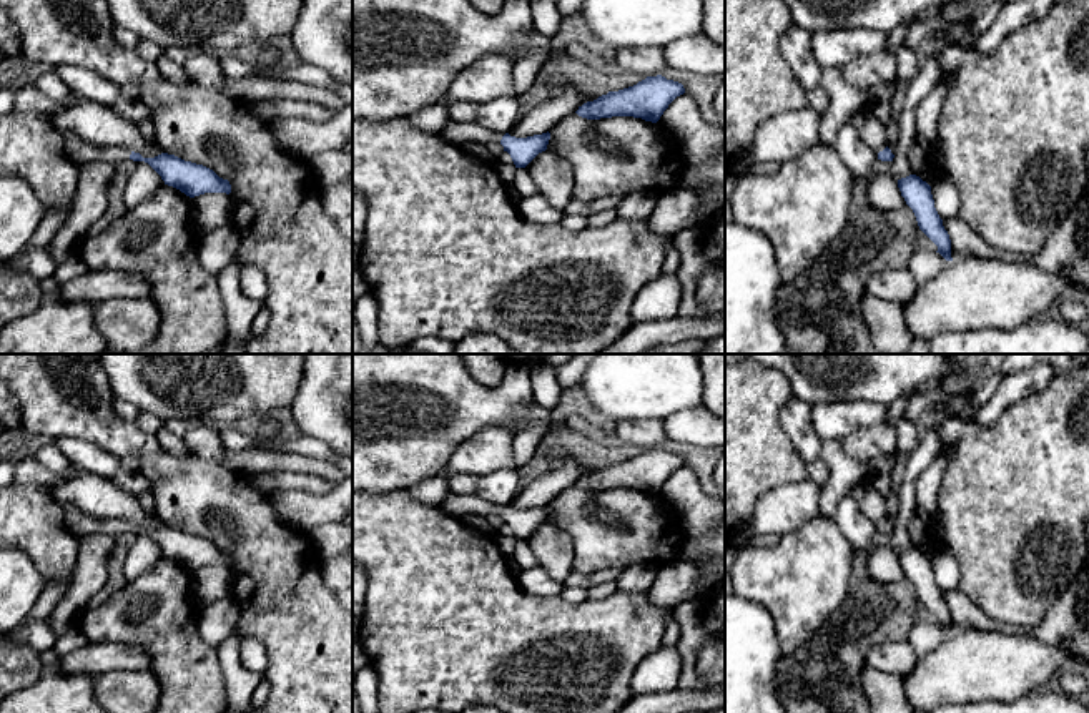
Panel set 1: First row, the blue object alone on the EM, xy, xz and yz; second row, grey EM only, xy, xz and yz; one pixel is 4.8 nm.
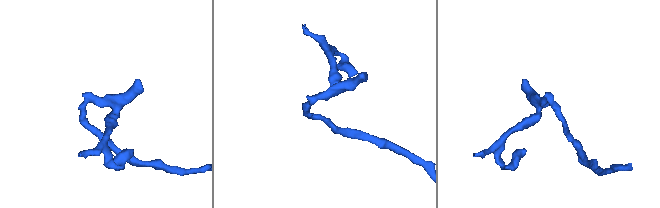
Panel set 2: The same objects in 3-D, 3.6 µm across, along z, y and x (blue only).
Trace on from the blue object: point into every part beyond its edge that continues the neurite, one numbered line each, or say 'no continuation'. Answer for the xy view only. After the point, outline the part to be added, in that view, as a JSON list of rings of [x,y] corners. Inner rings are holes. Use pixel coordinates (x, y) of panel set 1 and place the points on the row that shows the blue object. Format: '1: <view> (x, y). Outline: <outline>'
1: xy (80, 152). Outline: [[[60,131],[63,136],[65,150],[71,161],[76,165],[105,161],[116,166],[120,161],[130,160],[131,151],[128,148],[100,148],[81,140],[73,131]]]

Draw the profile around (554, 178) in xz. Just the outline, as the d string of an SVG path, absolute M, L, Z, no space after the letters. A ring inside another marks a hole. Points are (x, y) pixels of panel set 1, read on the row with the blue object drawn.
M550 151L539 153L527 166L539 194L555 209L564 211L572 199L575 175L572 166Z

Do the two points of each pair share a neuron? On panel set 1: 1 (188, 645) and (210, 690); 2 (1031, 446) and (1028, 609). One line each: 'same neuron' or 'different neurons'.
1: same neuron
2: same neuron

